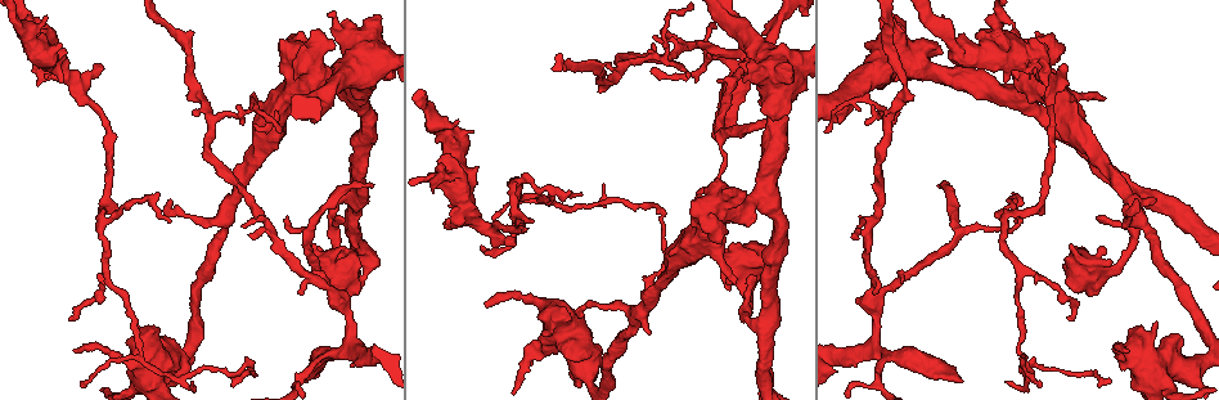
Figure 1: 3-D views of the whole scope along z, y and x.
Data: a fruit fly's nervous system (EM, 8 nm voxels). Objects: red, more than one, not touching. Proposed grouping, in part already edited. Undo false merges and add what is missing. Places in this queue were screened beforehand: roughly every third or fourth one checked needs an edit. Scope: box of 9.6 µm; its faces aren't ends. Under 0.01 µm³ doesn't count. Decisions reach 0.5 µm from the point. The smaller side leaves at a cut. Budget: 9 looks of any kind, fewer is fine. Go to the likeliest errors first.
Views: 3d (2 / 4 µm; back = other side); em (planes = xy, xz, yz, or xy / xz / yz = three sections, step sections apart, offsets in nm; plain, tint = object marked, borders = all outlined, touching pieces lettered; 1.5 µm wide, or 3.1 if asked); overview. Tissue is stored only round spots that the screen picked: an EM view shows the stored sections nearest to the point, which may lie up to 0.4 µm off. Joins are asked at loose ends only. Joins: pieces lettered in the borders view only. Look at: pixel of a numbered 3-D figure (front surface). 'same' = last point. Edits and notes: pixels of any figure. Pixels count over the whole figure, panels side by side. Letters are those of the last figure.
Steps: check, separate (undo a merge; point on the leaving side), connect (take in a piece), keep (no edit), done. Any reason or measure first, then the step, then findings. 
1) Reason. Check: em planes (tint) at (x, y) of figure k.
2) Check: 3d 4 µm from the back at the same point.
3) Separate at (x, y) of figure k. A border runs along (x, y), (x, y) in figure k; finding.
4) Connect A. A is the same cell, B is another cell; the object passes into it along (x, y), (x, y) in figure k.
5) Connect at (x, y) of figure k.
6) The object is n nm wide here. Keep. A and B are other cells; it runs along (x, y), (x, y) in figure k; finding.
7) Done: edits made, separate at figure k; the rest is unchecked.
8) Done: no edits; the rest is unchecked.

Check: em planes (plain) at (1071, 320) of figure 1.

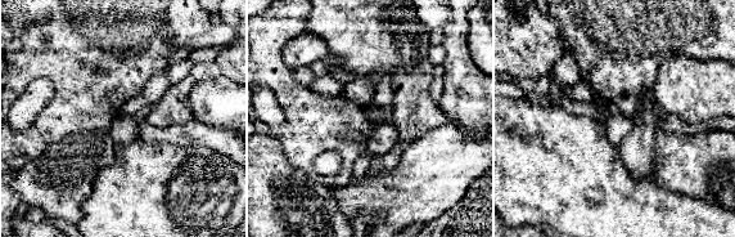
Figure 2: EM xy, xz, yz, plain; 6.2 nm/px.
What lies round it. Check: em planes (borders) at the same point.

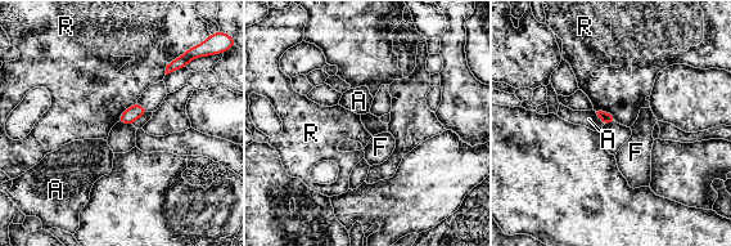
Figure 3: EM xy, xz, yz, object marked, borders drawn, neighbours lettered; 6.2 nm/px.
The longest contact is with R, 180 nm. Keep. A, F and R are other cells; no lettered piece goes on from it.

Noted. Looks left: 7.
Branch stops here. Check: em planes (borders) at (445, 226) of figure 1.

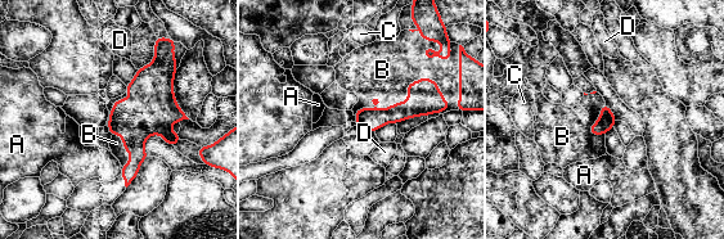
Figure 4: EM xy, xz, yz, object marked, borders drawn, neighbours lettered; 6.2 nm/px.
Connect B. B is the same cell, A, C and D are other cells; the cell continues.

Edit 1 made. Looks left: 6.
Three arms meet. Check: 3d 2 µm at (103, 216) of figure 1.

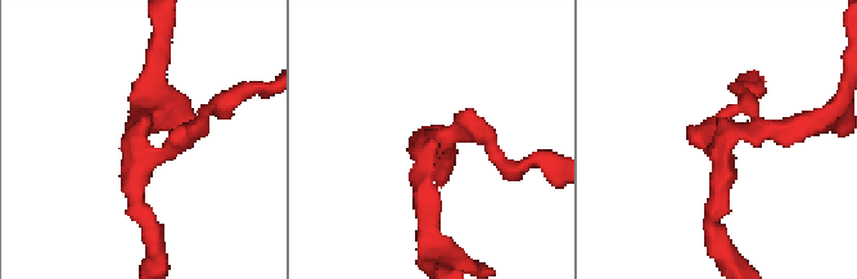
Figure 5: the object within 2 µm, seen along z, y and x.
3 arms meet here; now the EM. Check: em xy step 8 (tint) at (721, 145) of figure 5.

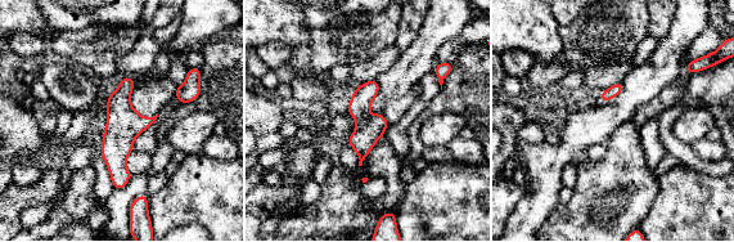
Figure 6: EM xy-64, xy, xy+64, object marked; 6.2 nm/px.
Check: em planes (borders) at the same point.

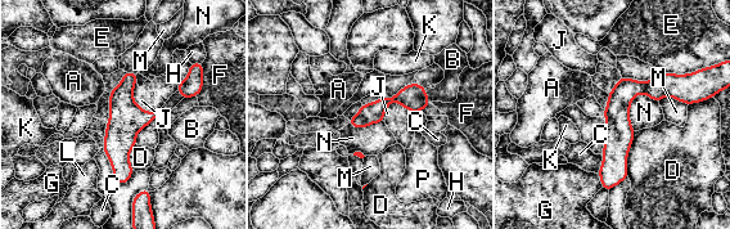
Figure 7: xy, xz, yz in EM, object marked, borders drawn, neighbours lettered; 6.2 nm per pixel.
The object is 130 nm wide here. Keep. A, B, C, D, E, F, G, H, J, K, L, M, N and P are other cells; it runs along (694, 97), (635, 88), (604, 179) in figure 7; one cell here.

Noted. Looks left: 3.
Done: edits made, connect at figure 4; the rest is unchecked.

